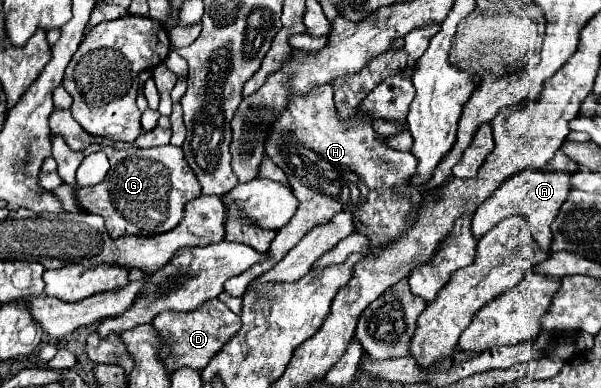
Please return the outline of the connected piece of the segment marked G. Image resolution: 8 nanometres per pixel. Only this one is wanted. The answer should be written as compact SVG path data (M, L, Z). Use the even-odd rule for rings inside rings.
M52 134L50 142L52 142L52 158L58 164L56 172L66 184L74 184L76 168L88 154L96 150L106 152L110 160L110 170L106 178L90 188L80 188L78 196L86 212L98 214L106 220L108 234L114 238L128 234L138 234L138 236L164 234L180 224L180 220L184 218L184 206L202 194L198 188L198 180L194 172L190 172L184 152L178 146L168 144L148 150L136 150L136 148L116 150L102 144L90 144L84 152L74 152L66 146L62 136Z

